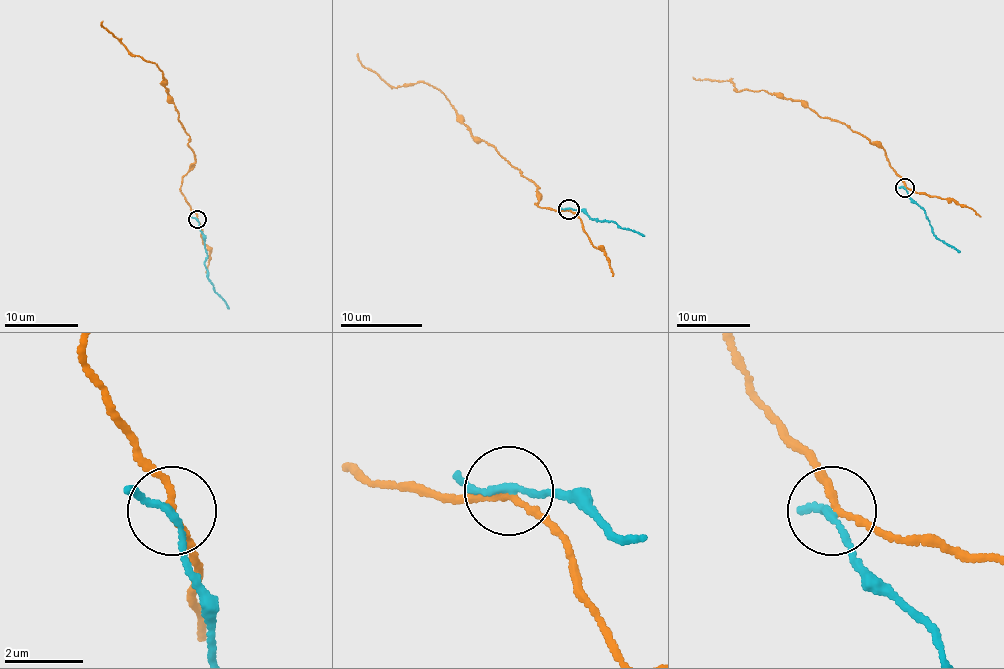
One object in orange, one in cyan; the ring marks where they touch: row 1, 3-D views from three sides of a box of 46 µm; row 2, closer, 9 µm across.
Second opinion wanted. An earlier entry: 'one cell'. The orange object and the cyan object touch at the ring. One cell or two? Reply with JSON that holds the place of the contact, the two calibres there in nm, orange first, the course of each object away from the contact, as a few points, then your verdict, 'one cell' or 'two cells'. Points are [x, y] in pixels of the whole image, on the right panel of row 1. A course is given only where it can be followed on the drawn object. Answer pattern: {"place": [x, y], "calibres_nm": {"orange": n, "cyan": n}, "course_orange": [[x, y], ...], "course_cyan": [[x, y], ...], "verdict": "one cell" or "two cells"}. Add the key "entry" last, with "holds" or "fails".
{"place": [905, 187], "calibres_nm": {"orange": 160, "cyan": 150}, "course_orange": [[904, 186], [882, 147], [843, 123], [823, 118], [798, 100], [761, 89], [734, 90], [732, 84], [693, 76]], "course_cyan": [[904, 188], [909, 198], [925, 212], [932, 233], [959, 251]], "verdict": "two cells", "entry": "fails"}

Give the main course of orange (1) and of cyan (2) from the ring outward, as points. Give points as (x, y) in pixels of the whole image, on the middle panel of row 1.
1: (569, 209), (555, 212), (535, 204), (538, 185), (471, 134), (464, 117), (424, 82), (392, 86), (357, 54)
2: (569, 208), (644, 235)

